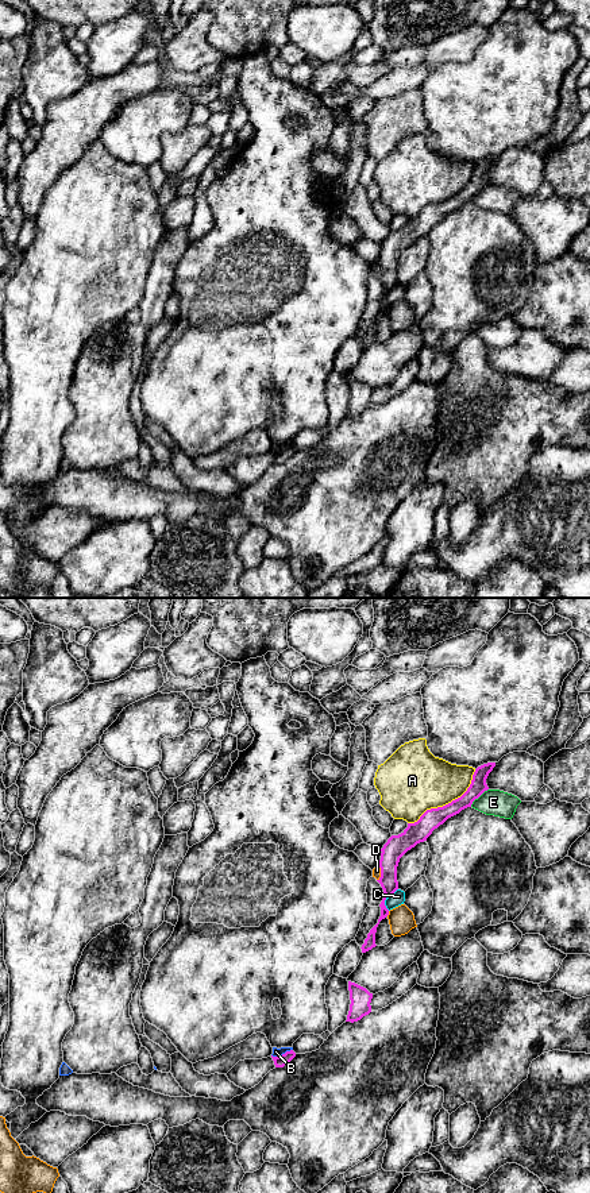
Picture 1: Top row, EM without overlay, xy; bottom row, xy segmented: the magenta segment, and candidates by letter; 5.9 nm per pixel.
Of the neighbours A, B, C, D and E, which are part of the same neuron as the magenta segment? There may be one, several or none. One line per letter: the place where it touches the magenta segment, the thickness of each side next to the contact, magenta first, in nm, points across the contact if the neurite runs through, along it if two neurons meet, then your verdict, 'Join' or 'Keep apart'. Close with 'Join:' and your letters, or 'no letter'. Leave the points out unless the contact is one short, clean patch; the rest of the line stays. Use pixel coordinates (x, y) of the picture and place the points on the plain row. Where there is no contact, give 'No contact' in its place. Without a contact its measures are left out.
A: Touches magenta at xy (448, 199). Thickness 120 nm (magenta) against 380 nm. Keep apart
B: Touches magenta at xy (282, 450). Thickness 70 nm (magenta) against 50 nm. Boundary: xy (292, 444), (272, 451). Keep apart
C: Touches magenta at xy (385, 294). Thickness 110 nm (magenta) against 80 nm. Keep apart
D: Touches magenta at xy (388, 309). Thickness 110 nm (magenta) against 160 nm. Keep apart
E: Touches magenta at xy (478, 192). Thickness 100 nm (magenta) against 160 nm. Keep apart
Join: no letter

